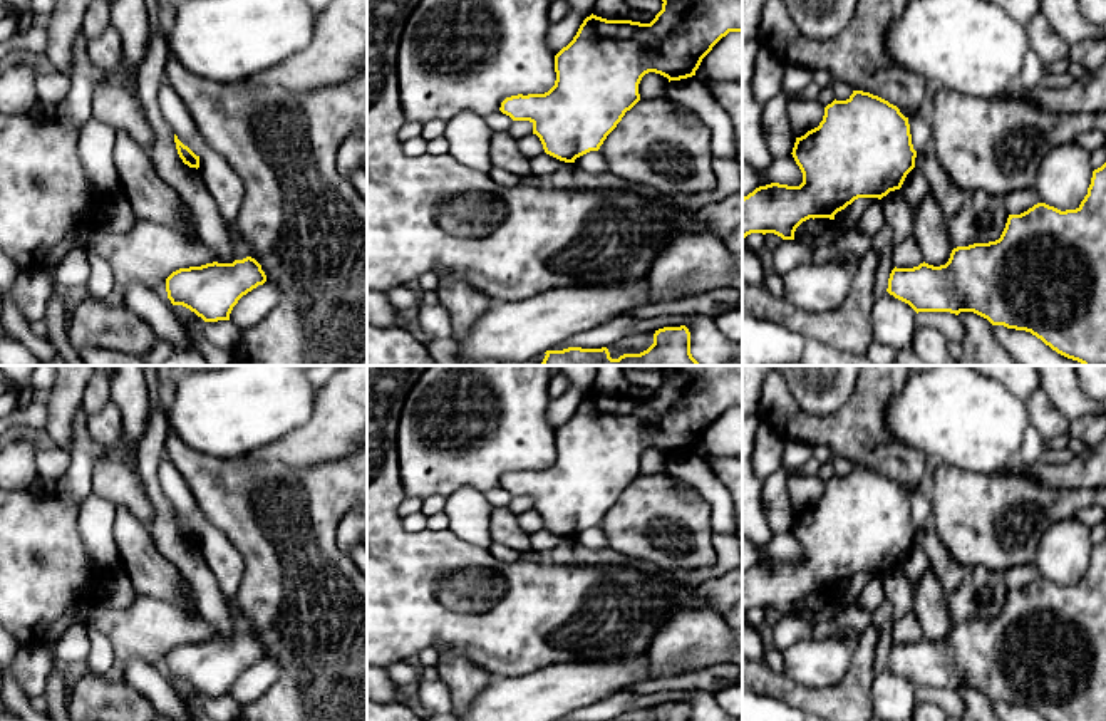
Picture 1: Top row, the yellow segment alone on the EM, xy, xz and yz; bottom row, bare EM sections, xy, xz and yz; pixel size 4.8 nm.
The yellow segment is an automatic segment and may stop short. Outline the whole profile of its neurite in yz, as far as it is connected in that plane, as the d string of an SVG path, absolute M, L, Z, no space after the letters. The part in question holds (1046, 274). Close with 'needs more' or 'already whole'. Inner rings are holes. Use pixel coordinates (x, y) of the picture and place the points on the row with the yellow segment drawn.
M1106 163L1093 171L1088 195L1076 210L1061 211L1037 203L1021 215L1009 215L999 240L952 250L945 265L920 263L893 268L886 292L918 312L974 312L992 325L1026 330L1057 354L1083 366L1106 366Z; already whole

